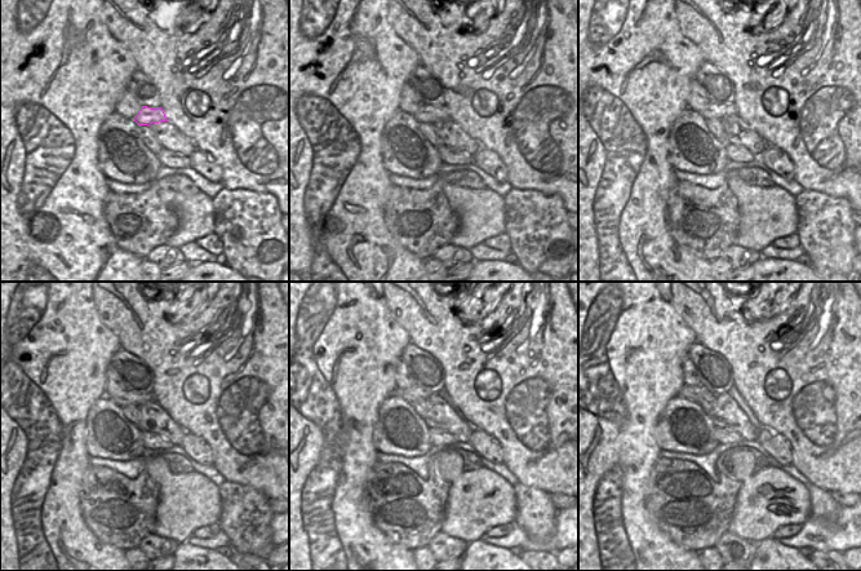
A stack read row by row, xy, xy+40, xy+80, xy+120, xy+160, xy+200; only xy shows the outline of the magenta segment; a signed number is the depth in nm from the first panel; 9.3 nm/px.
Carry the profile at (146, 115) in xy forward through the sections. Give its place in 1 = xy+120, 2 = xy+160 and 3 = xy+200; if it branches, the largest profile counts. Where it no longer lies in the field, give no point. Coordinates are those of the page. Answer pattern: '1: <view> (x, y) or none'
1: xy+120 (128, 398)
2: xy+160 (411, 394)
3: xy+200 (695, 393)

